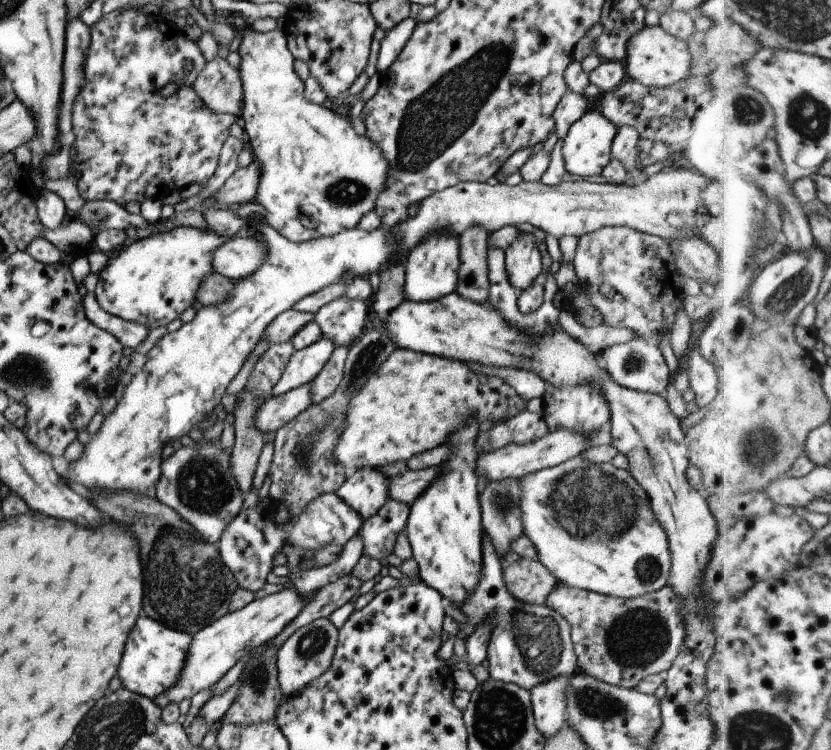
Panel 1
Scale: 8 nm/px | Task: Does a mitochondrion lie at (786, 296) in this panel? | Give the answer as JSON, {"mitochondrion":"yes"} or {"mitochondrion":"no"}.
{"mitochondrion":"yes"}

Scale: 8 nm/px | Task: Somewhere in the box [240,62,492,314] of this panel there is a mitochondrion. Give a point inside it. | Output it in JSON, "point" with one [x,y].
{"point":[346,192]}

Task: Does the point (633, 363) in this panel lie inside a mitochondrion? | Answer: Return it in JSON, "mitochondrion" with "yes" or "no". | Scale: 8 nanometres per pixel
{"mitochondrion":"yes"}

